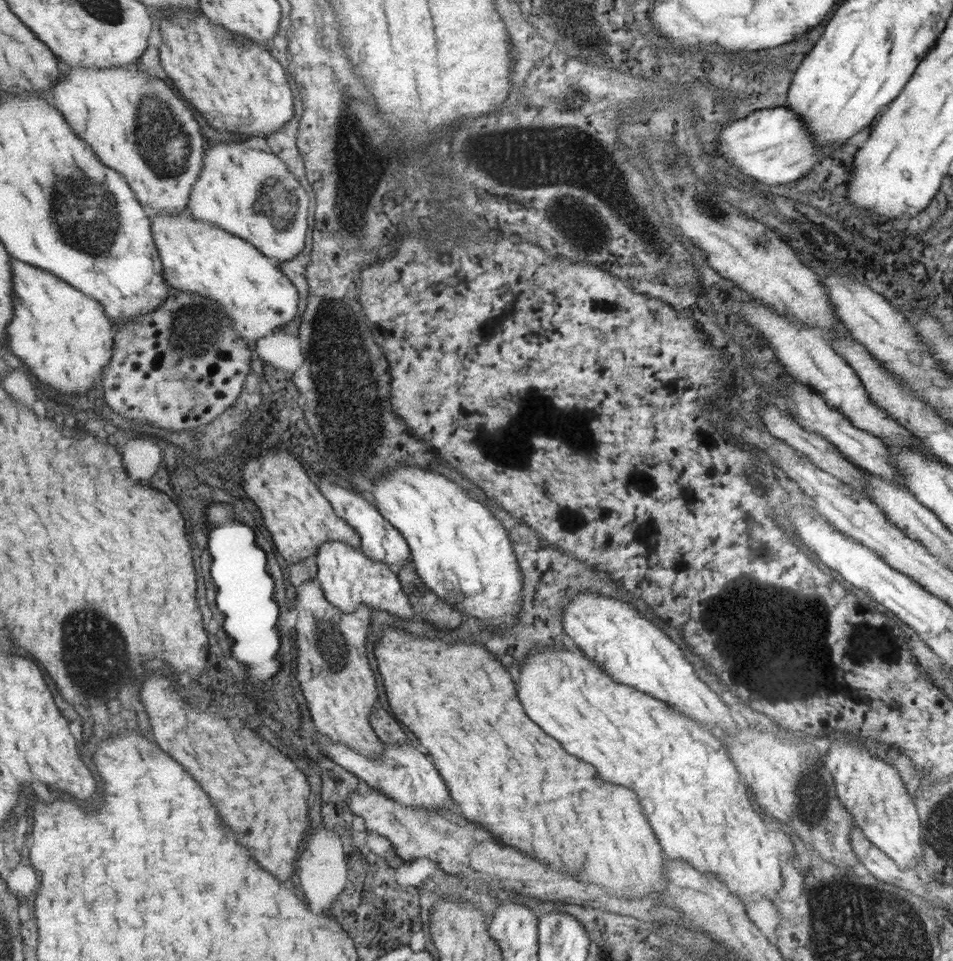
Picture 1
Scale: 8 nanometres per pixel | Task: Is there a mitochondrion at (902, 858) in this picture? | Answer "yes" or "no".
no

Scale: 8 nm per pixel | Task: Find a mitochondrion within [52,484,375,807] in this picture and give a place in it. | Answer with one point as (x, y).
(91, 635)

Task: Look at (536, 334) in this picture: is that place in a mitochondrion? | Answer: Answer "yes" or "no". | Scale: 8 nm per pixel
no

